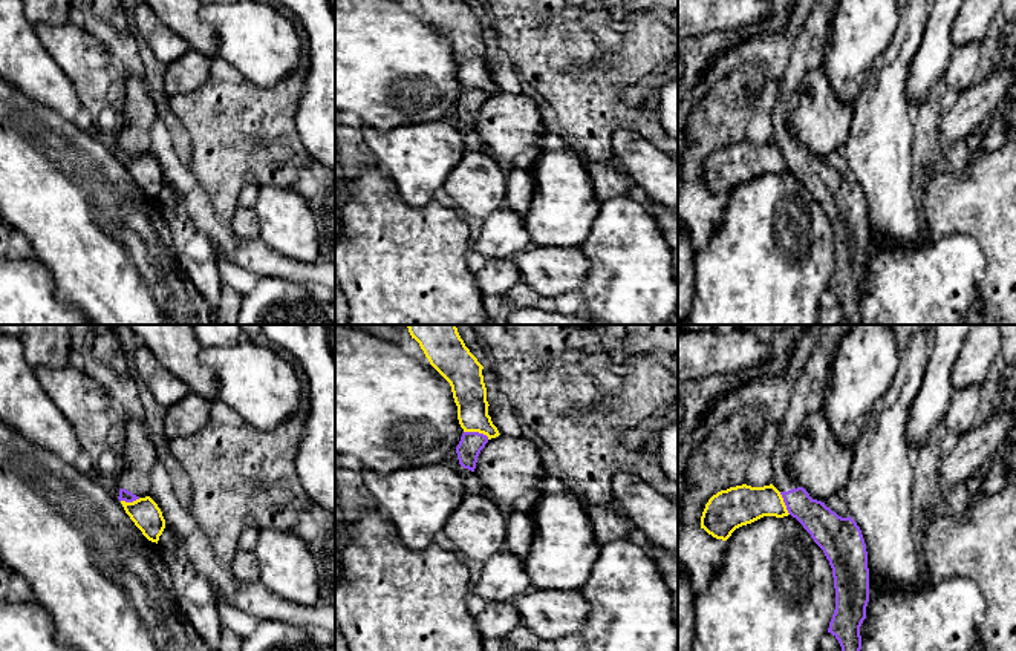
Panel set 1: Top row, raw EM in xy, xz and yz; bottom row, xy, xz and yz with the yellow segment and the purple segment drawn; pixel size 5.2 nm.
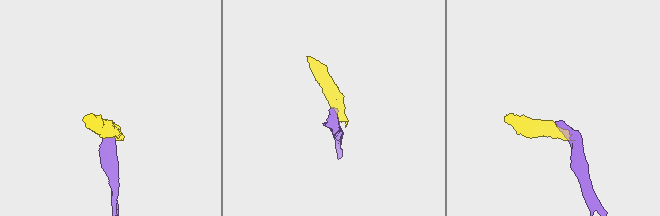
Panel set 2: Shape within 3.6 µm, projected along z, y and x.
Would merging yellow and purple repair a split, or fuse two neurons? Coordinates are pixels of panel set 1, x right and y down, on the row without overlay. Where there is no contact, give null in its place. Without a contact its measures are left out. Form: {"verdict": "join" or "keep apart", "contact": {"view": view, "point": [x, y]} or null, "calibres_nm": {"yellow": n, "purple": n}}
{"verdict": "keep apart", "contact": {"view": "xz", "point": [476, 88]}, "calibres_nm": {"yellow": 180, "purple": 120}}

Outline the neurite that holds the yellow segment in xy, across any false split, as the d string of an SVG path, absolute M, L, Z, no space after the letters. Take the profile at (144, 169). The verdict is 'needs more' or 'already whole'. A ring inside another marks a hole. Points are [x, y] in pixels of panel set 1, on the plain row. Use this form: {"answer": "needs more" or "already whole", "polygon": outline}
{"answer": "already whole", "polygon": "M150 153L139 155L133 159L121 158L121 161L142 191L158 201L165 185L165 176L158 161Z"}

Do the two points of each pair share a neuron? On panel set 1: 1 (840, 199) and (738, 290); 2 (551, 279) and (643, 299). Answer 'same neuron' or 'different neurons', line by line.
1: different neurons
2: different neurons

